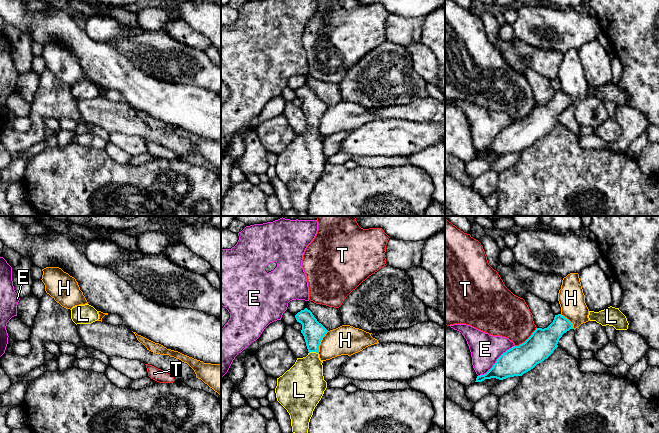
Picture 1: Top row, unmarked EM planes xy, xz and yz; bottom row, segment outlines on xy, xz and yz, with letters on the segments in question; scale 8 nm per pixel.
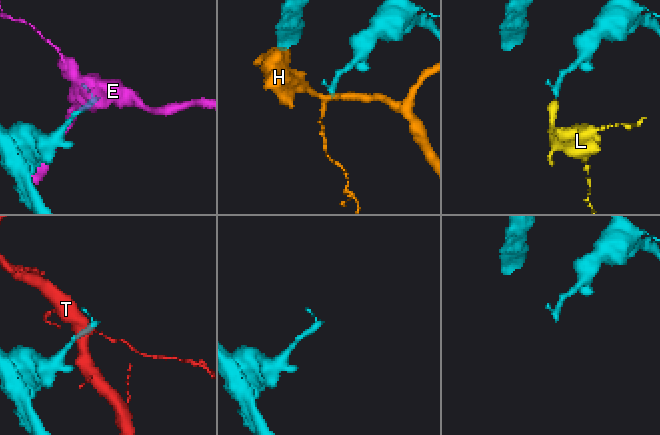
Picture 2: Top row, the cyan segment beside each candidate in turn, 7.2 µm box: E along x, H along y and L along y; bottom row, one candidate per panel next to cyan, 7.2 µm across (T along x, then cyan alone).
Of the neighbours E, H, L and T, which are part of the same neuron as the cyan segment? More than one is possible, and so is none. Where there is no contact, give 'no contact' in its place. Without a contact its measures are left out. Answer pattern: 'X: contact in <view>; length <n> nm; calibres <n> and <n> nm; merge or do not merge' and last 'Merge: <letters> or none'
E: contact in yz; length 380 nm; calibres 220 and 240 nm; do not merge
H: contact in xz; length 200 nm; calibres 170 and 240 nm; do not merge
L: contact in xz; length 70 nm; calibres 170 and 300 nm; merge
T: contact in yz; length 240 nm; calibres 220 and 340 nm; do not merge
Merge: L

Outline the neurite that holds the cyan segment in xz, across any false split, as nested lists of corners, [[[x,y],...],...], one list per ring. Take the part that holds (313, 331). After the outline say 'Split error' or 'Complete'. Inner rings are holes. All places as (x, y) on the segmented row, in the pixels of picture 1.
[[[305,308],[295,315],[302,324],[308,355],[297,358],[295,364],[277,378],[277,401],[287,410],[293,433],[308,433],[313,411],[327,388],[323,376],[323,361],[319,358],[319,345],[328,330]]]. Split error

